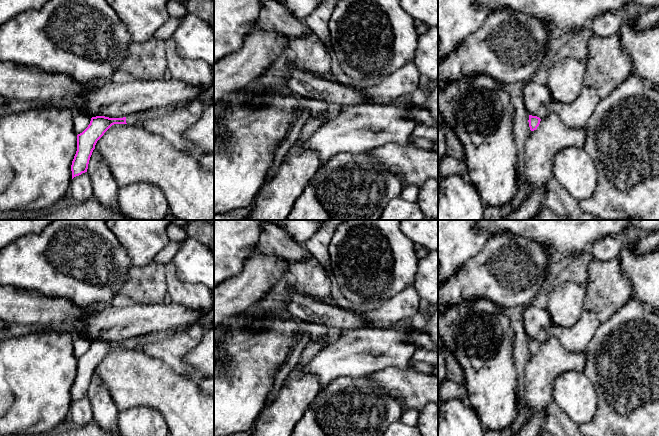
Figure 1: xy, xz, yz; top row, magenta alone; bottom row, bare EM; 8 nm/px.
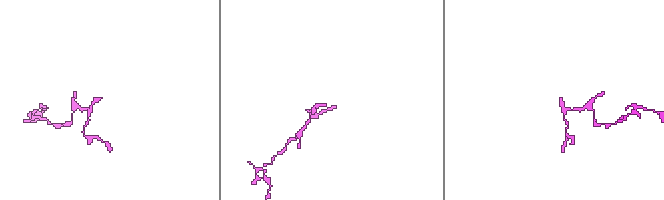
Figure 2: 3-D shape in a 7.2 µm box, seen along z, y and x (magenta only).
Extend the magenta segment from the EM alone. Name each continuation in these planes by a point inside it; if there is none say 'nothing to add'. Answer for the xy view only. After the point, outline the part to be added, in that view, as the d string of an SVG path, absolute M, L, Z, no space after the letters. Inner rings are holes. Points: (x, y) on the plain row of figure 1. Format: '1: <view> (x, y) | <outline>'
1: xy (133, 343) | M166 331L166 332L156 332L147 335L142 335L136 338L130 338L126 340L126 347L129 349L139 349L141 345L145 343L157 342L160 340L165 340L173 336L177 331Z

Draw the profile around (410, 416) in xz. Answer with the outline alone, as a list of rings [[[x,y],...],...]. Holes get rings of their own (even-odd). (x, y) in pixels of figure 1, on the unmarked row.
[[[404,409],[400,421],[406,425],[416,426],[418,422],[419,411],[416,409]]]

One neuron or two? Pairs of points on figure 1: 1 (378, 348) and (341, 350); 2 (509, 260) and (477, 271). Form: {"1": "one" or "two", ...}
{"1": "one", "2": "one"}

